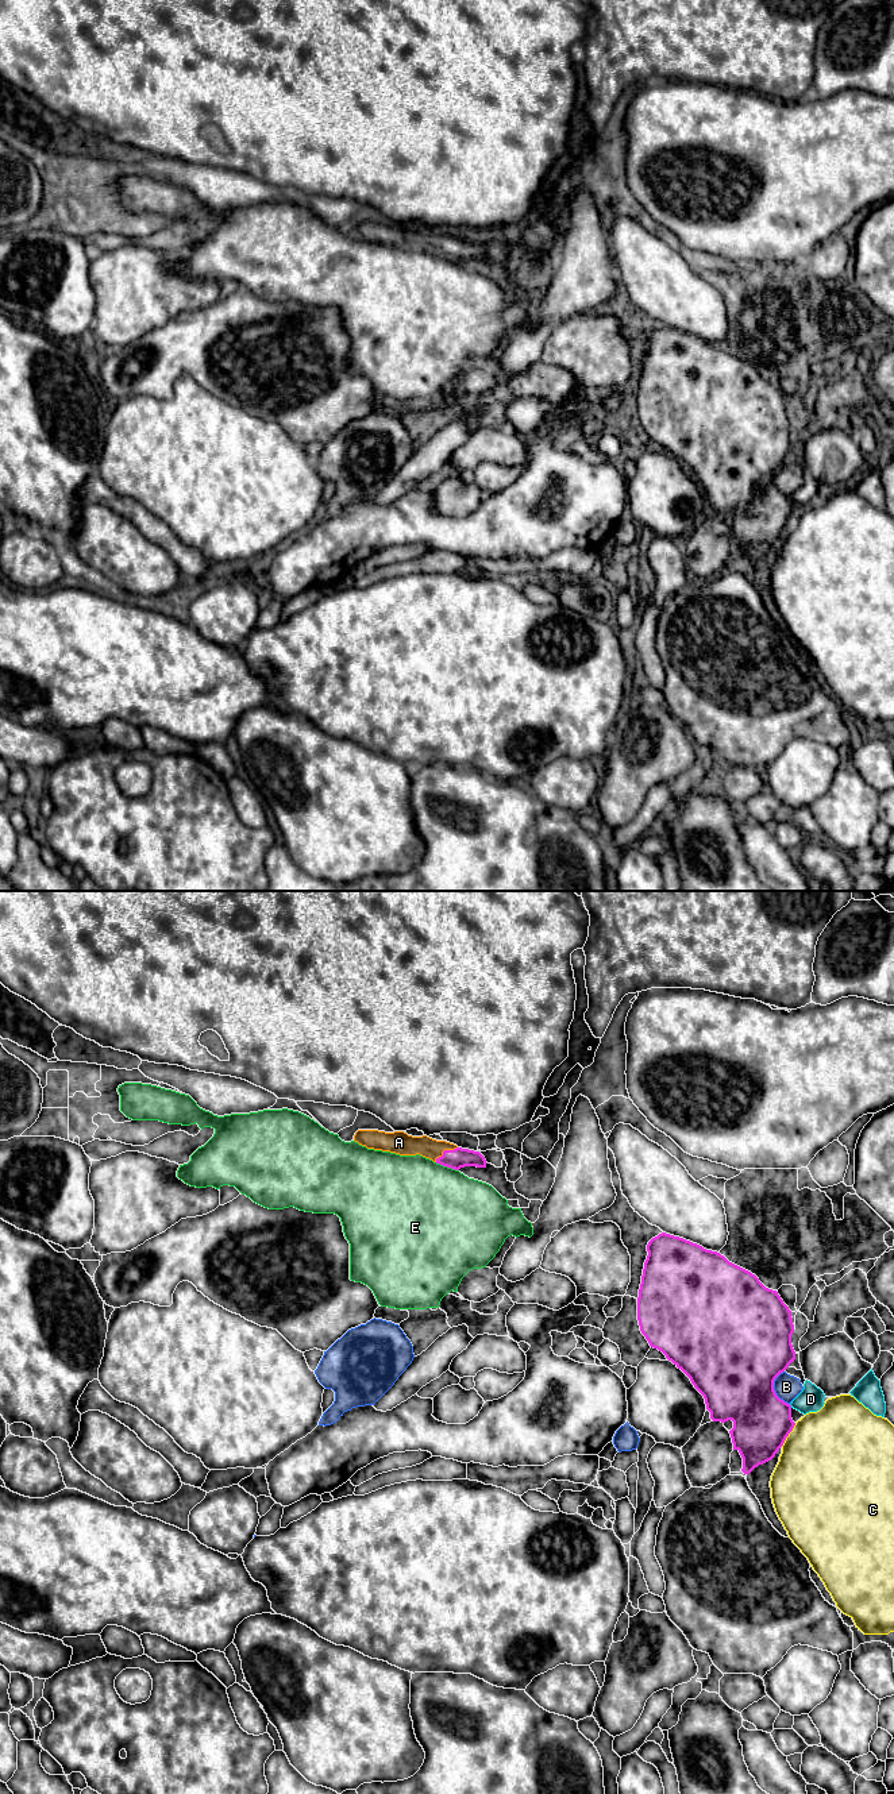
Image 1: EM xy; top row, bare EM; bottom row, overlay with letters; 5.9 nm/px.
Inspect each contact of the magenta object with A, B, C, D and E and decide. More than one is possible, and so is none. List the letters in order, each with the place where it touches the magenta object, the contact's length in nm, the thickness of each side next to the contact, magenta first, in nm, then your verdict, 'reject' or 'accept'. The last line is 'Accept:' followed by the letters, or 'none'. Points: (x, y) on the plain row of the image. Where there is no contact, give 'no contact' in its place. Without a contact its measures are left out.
A: contact xy (444, 243); length 160 nm; calibres 120 and 130 nm; accept
B: contact xy (773, 482); length 220 nm; calibres 480 and 150 nm; reject
C: contact xy (787, 528); length 170 nm; calibres 340 and 500 nm; reject
D: contact xy (790, 498); length 30 nm; calibres 340 and 150 nm; reject
E: contact xy (447, 259); length 150 nm; calibres 120 and 500 nm; reject
Accept: A

